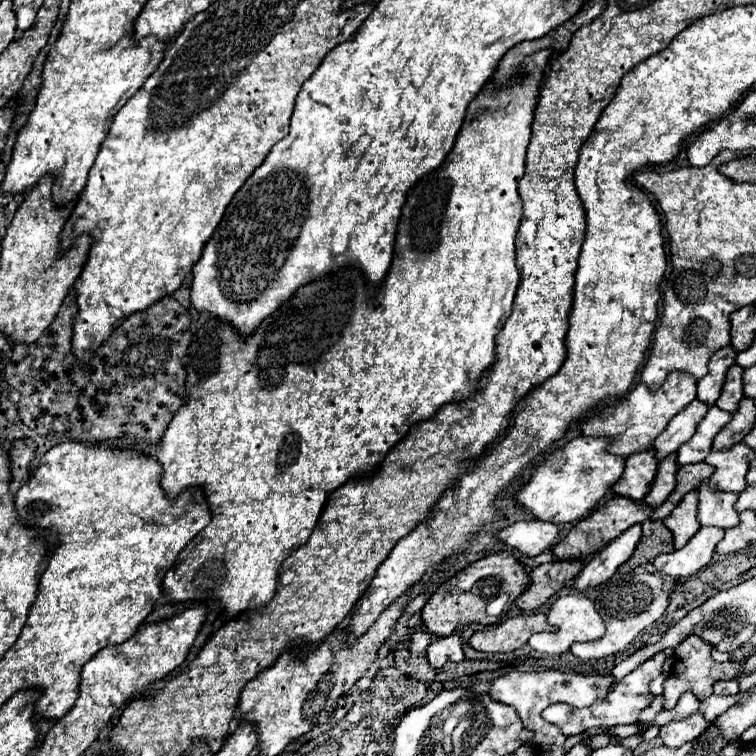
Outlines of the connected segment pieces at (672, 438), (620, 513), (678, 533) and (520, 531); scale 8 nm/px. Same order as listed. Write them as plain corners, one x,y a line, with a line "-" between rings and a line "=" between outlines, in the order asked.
694,400
688,408
684,408
684,412
676,414
676,418
670,420
666,430
654,442
654,452
658,460
664,460
668,454
676,452
686,440
690,440
692,434
696,432
698,422
706,416
706,412
708,406
700,400
=
612,498
608,500
604,506
596,508
590,516
586,516
584,520
580,520
566,538
562,538
556,546
554,546
554,556
556,558
570,558
570,556
580,556
580,554
594,554
604,548
608,542
612,542
614,538
618,538
624,530
628,530
634,524
640,524
644,520
648,520
652,514
652,508
642,504
642,502
634,502
630,498
=
692,490
672,510
672,514
664,518
666,528
674,536
674,548
676,550
680,550
700,530
700,522
696,518
696,512
698,512
698,494
696,494
696,490
=
522,520
522,522
516,522
516,524
508,526
508,528
498,530
496,532
496,538
500,542
504,542
506,546
518,550
524,556
538,556
546,548
552,548
560,540
558,538
558,526
556,524
550,524
550,522
540,522
540,520

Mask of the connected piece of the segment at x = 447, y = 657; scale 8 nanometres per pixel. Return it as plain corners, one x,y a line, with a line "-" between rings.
458,632
444,638
436,638
428,648
428,662
432,668
442,668
446,662
462,662
462,660
464,654

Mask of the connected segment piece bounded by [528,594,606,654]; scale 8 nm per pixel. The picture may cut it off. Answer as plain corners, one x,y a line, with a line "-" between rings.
568,594
568,596
560,596
550,612
548,612
548,624
558,628
556,632
540,632
540,634
532,634
532,638
528,640
530,648
542,654
564,654
570,650
572,642
586,642
586,640
598,640
604,636
606,626
600,618
600,614
594,608
594,602
588,600
584,594

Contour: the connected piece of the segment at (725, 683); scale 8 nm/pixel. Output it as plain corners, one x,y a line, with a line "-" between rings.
716,680
714,684
714,694
720,694
720,696
734,696
738,694
738,682
736,680

